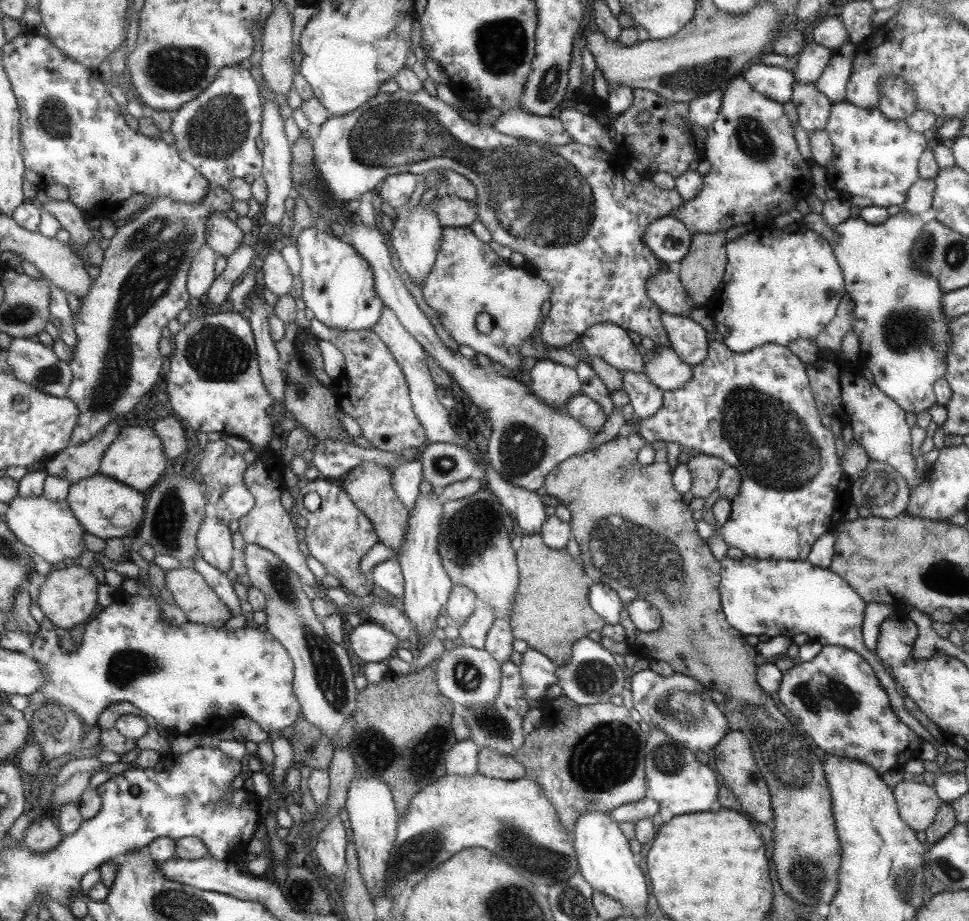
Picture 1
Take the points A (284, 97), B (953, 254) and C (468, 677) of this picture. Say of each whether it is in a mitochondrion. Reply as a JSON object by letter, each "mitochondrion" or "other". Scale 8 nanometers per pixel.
{"A":"other","B":"mitochondrion","C":"mitochondrion"}

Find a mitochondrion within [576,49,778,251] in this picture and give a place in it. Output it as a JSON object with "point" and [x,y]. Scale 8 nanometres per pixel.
{"point":[696,77]}

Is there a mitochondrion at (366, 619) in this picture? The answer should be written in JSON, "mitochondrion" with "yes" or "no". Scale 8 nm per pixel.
{"mitochondrion":"no"}

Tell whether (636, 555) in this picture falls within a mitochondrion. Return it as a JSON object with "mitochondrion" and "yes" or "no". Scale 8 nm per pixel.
{"mitochondrion":"yes"}

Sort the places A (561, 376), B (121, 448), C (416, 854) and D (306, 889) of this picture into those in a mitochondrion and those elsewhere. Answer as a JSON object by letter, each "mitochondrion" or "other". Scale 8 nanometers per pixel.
{"A":"other","B":"other","C":"mitochondrion","D":"mitochondrion"}

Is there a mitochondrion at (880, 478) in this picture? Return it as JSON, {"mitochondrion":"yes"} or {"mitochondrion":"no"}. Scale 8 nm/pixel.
{"mitochondrion":"yes"}

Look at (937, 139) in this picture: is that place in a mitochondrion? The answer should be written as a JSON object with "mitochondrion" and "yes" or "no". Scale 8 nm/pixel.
{"mitochondrion":"no"}

